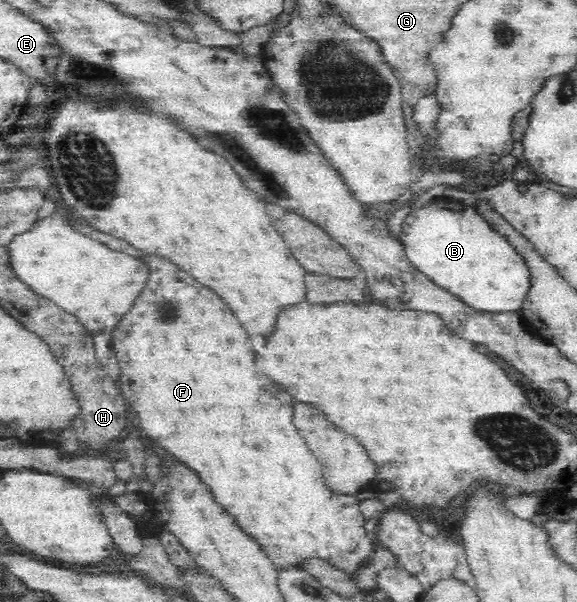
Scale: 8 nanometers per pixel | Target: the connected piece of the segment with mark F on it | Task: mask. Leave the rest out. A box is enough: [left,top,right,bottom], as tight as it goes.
[112,255,378,576]

